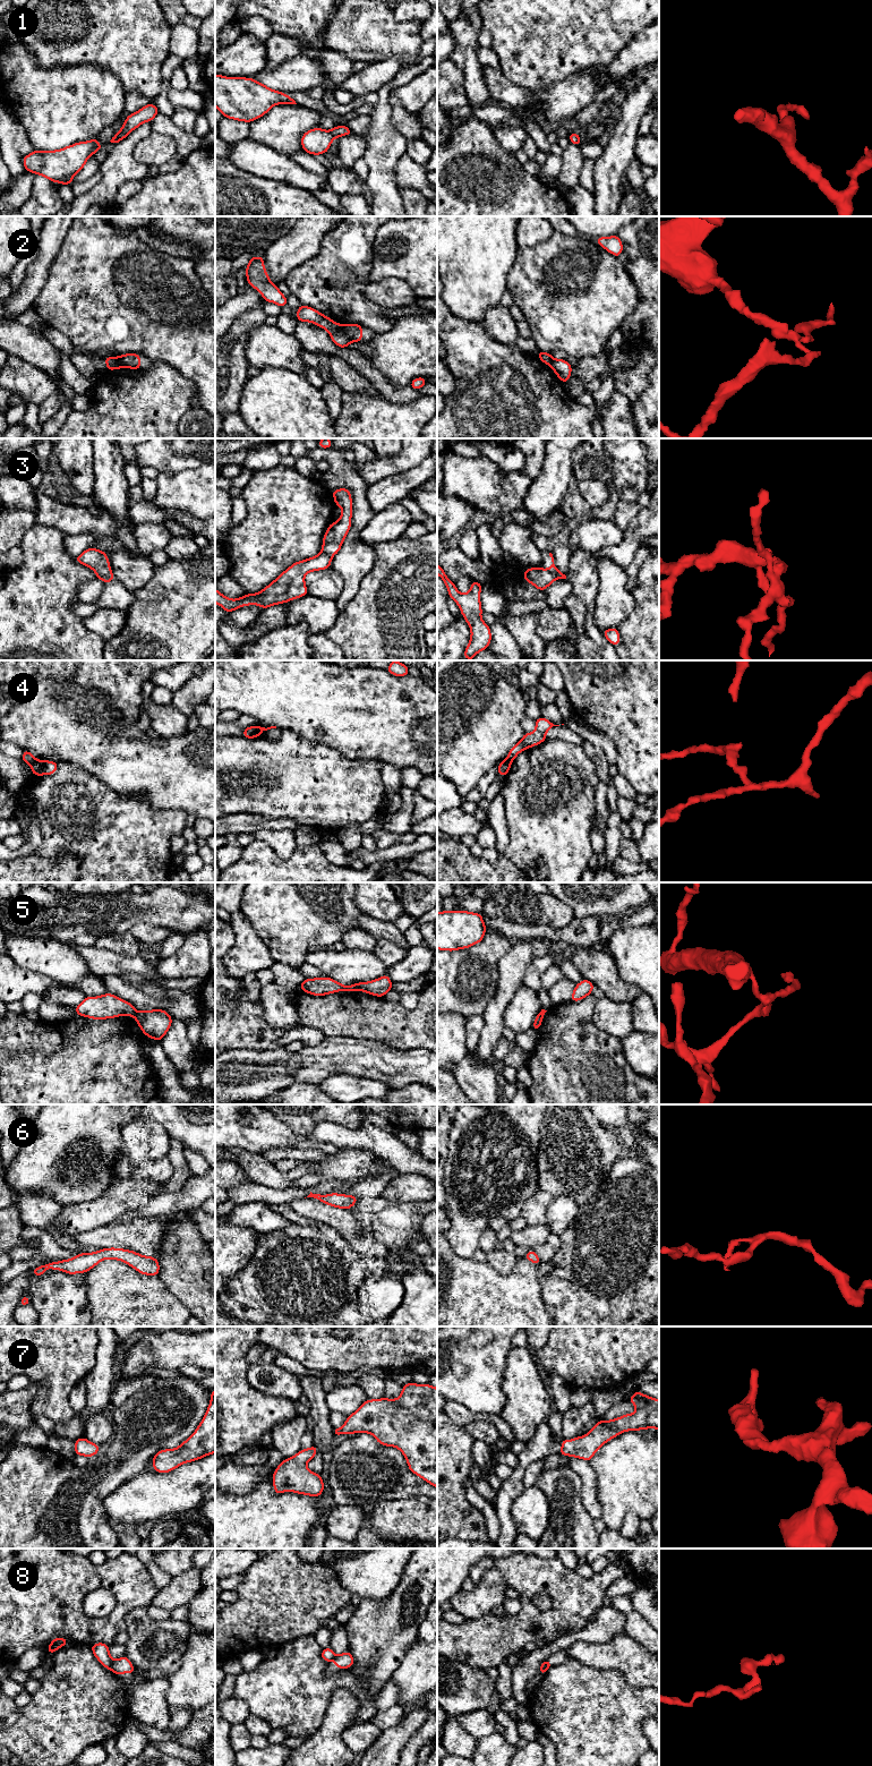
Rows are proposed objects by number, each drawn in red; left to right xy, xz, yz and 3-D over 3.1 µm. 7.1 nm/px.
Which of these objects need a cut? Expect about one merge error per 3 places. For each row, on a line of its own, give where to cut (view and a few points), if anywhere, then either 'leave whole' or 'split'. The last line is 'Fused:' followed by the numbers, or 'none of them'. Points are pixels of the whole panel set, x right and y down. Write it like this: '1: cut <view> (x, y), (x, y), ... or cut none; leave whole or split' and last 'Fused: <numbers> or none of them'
1: cut none; leave whole
2: cut xz (330, 332), (343, 331), (347, 334); split
3: cut xy (110, 572), (101, 579); split
4: cut xy (35, 759), (30, 764); split
5: cut xz (353, 984), (357, 989); split
6: cut none; leave whole
7: cut none; leave whole
8: cut xy (111, 1660), (112, 1670); split
Fused: 2, 3, 4, 5, 8

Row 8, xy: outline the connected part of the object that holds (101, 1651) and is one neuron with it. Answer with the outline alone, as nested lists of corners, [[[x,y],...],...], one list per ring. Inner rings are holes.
[[[97,1643],[91,1646],[91,1649],[97,1661],[108,1670],[112,1671],[112,1658],[109,1653],[109,1645],[104,1643]]]

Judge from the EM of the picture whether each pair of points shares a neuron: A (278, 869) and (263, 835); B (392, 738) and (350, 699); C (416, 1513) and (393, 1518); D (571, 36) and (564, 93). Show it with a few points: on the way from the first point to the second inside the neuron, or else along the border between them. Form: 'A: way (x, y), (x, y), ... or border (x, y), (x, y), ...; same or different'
A: border (256, 838), (265, 842), (281, 858), (289, 856); different
B: way (389, 724), (373, 707), (364, 705); same
C: way (410, 1518), (399, 1518); same
D: border (589, 69), (578, 71), (540, 90); different

